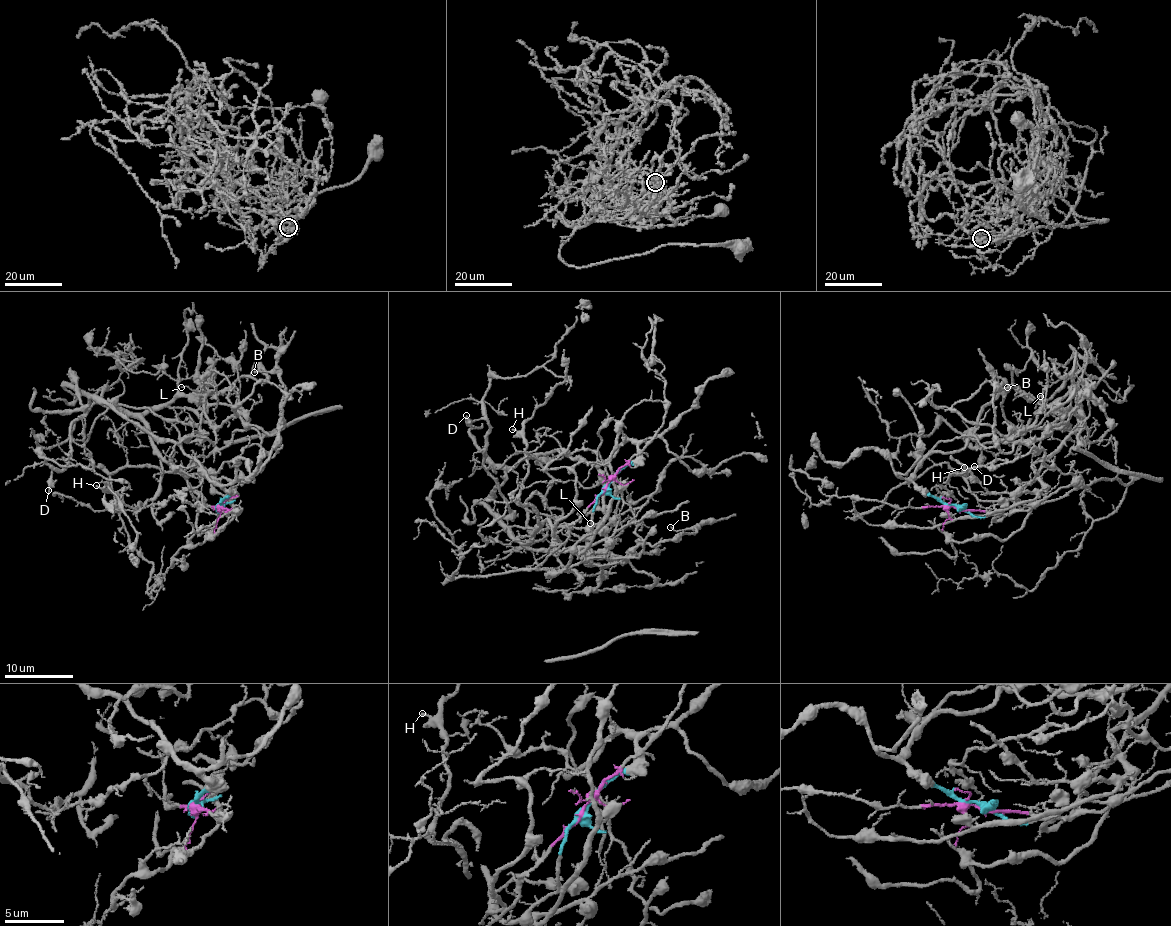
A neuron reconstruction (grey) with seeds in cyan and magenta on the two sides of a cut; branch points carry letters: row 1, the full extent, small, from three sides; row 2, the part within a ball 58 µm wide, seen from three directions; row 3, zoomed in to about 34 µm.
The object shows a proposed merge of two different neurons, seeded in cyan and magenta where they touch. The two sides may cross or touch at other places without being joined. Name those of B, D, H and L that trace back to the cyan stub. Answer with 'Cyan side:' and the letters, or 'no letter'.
Cyan side: B, D, H, L

